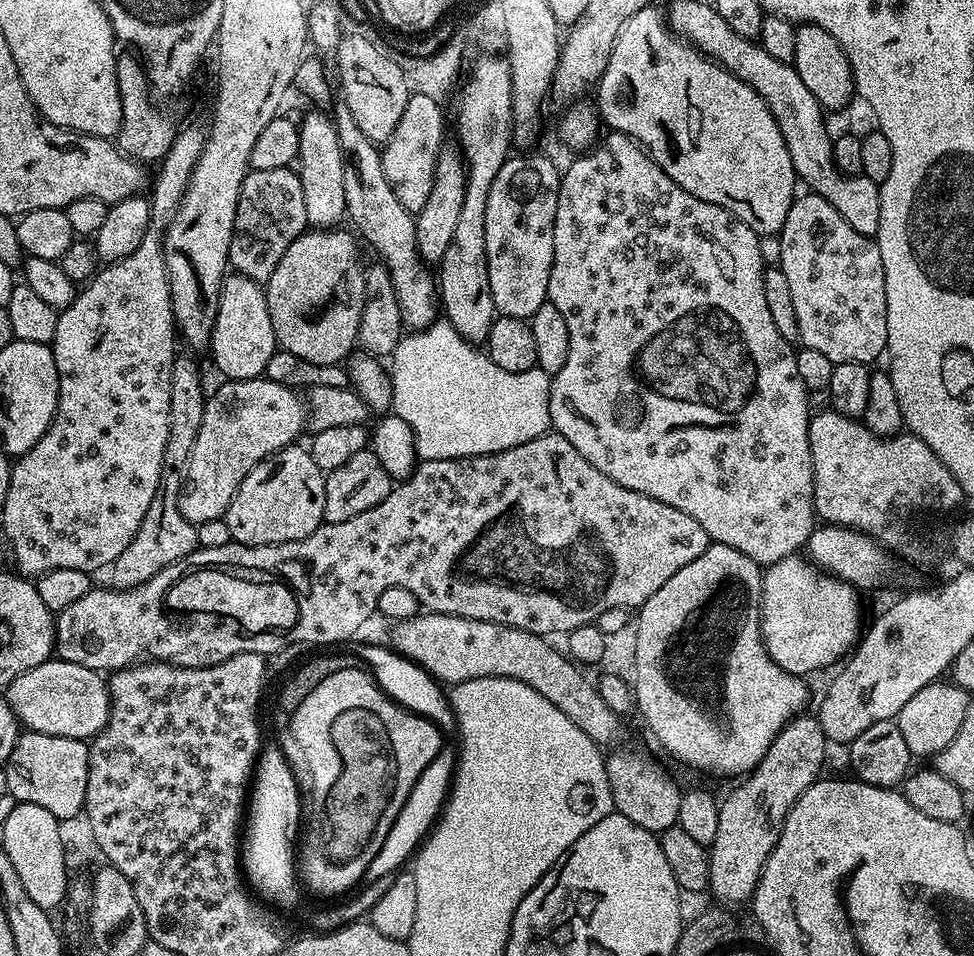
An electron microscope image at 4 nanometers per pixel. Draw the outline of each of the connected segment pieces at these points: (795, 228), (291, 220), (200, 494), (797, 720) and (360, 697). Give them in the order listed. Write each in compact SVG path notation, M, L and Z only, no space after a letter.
M800 194L792 201L790 214L786 214L786 222L778 234L778 239L781 246L778 266L782 270L782 274L786 274L792 297L794 297L794 311L798 314L799 343L810 350L818 350L821 354L826 354L826 358L830 358L832 365L841 364L842 362L858 362L859 364L871 365L873 363L872 360L878 359L879 356L881 359L885 355L888 346L886 278L884 277L884 267L882 266L882 254L878 250L875 239L871 236L858 234L858 230L854 230L854 226L849 226L846 218L842 218L842 214L838 214L838 210L834 210L834 206L830 206L830 202L826 202L826 198L815 194Z
M291 167L249 171L238 194L228 263L239 275L267 282L270 274L274 274L274 266L282 262L282 254L286 254L290 242L297 240L308 227L299 171Z
M267 378L254 380L225 379L224 385L216 393L209 395L204 402L202 414L202 430L198 430L198 438L194 441L194 450L190 450L190 458L186 475L180 489L180 509L191 524L200 525L219 520L227 512L232 496L242 486L246 474L258 466L266 457L274 455L278 450L295 445L300 431L306 428L306 404L300 401L301 393L295 388L287 388Z
M801 714L795 716L787 726L780 731L770 742L770 750L760 763L739 781L740 784L728 797L720 800L720 813L718 814L718 834L714 834L714 842L710 846L710 882L708 883L711 895L716 895L717 901L728 906L737 906L743 902L751 901L756 894L756 887L760 881L762 870L782 834L785 818L790 814L794 802L806 791L811 784L821 779L824 768L824 759L828 756L830 741L822 730L819 719L815 715Z
M363 667L338 670L338 674L330 674L330 678L318 682L318 686L314 686L314 690L306 694L302 706L295 708L287 719L288 741L283 741L282 747L302 797L302 835L298 840L298 876L307 891L309 888L320 896L336 898L357 887L365 879L370 862L374 862L374 854L382 850L382 842L386 842L386 834L390 834L390 826L394 826L406 798L410 798L410 790L414 790L414 782L418 782L422 770L426 770L426 766L430 766L433 758L441 752L442 732L426 716L410 712L403 705L392 700Z

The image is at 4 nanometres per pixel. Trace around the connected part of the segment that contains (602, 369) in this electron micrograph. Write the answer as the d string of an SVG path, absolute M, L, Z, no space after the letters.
M609 131L607 135L595 146L587 149L583 154L577 155L580 157L568 169L565 167L560 177L558 210L554 214L554 262L550 266L547 303L554 305L562 313L566 327L570 329L570 355L566 357L566 366L562 366L562 370L558 370L558 374L551 377L552 385L548 391L548 405L550 406L552 428L559 436L566 438L566 442L570 442L570 446L574 446L574 450L578 450L578 454L582 454L582 458L586 458L586 462L590 462L590 466L594 466L594 470L602 470L602 474L606 474L606 478L614 478L614 482L618 482L620 486L626 486L626 490L634 490L638 494L658 498L658 502L666 502L666 506L674 506L674 510L682 510L682 514L690 514L690 518L694 518L694 522L698 522L698 526L702 526L702 530L706 530L709 541L722 546L730 546L734 550L746 554L746 558L750 558L755 564L761 566L777 564L782 558L797 555L807 545L818 517L816 509L812 506L812 459L810 458L810 438L808 437L808 421L810 419L808 396L810 397L810 392L804 387L802 378L798 374L798 362L793 345L786 338L782 338L782 334L778 334L778 326L774 326L774 318L770 318L770 310L766 306L766 294L762 294L762 278L766 265L762 254L759 253L761 237L757 236L754 230L750 230L750 226L746 226L741 220L731 216L722 206L702 202L702 198L694 198L694 194L682 190L682 186L678 186L678 182L674 182L674 178L665 174L649 158L648 153L626 134Z

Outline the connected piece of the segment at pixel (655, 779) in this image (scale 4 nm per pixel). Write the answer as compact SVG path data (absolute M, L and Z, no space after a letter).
M617 747L617 752L607 753L604 765L610 778L612 807L620 812L634 826L654 833L664 832L678 825L678 806L682 806L682 788L668 777L668 772L656 760L651 760L644 752L635 752L632 748Z

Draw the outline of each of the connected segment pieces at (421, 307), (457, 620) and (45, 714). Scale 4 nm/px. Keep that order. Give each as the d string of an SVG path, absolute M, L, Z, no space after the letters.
M343 102L335 105L334 123L340 149L344 152L344 177L346 186L347 215L356 223L355 231L362 237L363 243L377 252L379 263L390 270L390 282L394 282L394 294L398 294L398 310L402 310L402 322L405 329L423 330L437 323L438 320L438 280L430 273L429 265L418 254L416 245L416 222L413 213L398 202L390 182L386 178L386 170L382 170L380 161L381 149L372 143L362 130L358 130L358 122L354 122L350 110Z
M427 610L421 611L420 615L414 618L397 620L391 625L391 628L391 647L406 659L412 660L420 668L424 668L441 685L451 686L470 682L470 678L486 678L487 676L520 680L526 686L538 690L538 694L542 694L542 698L554 702L554 706L558 706L558 710L562 710L562 714L566 714L566 718L570 718L570 722L574 722L574 726L578 726L578 730L582 730L582 734L589 736L594 743L601 746L617 743L615 740L620 736L622 718L614 710L610 710L610 706L606 706L599 687L593 681L592 684L588 681L588 676L584 673L587 671L569 659L561 649L560 653L554 645L548 644L552 642L545 637L535 636L533 632L526 630L518 630L514 626L495 624L493 620L482 622L474 618L462 618Z
M53 658L18 674L8 684L6 699L17 720L29 732L54 734L58 738L91 741L106 726L112 697L101 673L81 664Z

